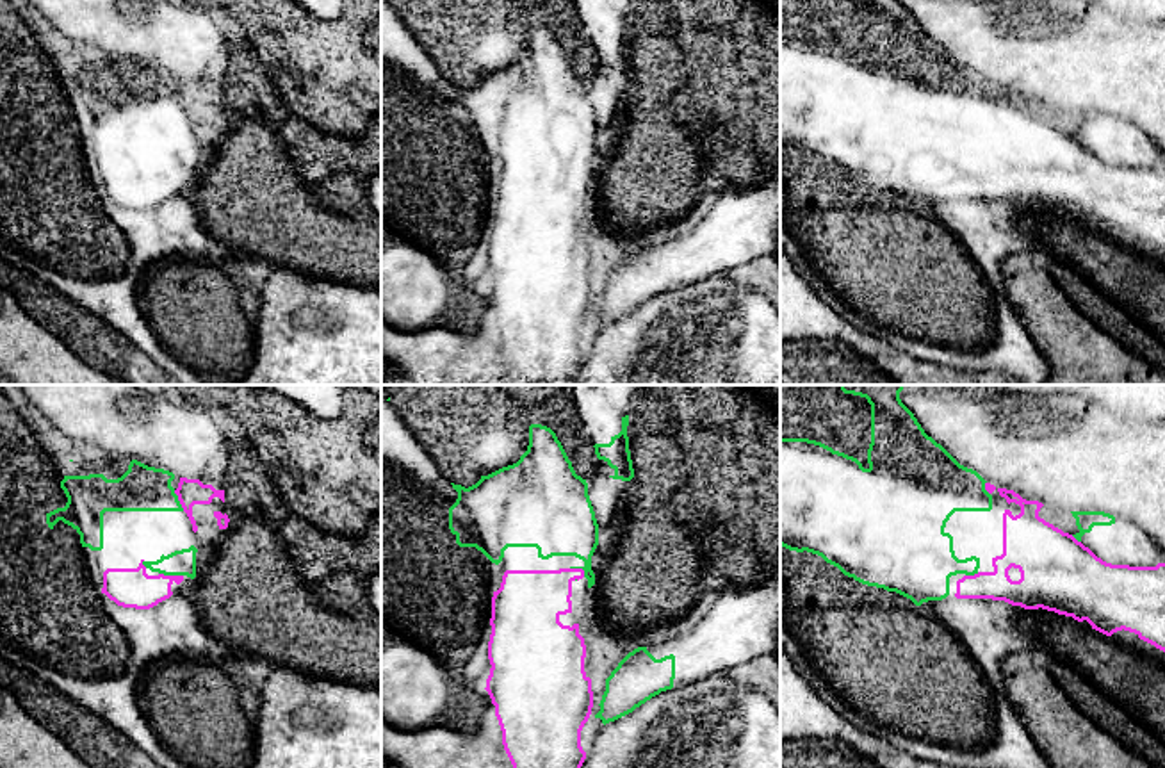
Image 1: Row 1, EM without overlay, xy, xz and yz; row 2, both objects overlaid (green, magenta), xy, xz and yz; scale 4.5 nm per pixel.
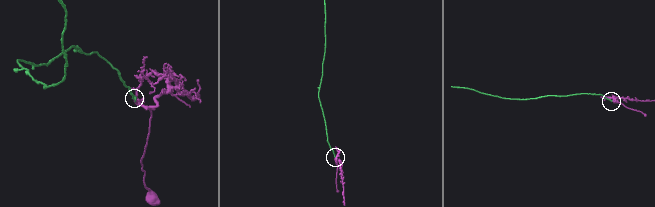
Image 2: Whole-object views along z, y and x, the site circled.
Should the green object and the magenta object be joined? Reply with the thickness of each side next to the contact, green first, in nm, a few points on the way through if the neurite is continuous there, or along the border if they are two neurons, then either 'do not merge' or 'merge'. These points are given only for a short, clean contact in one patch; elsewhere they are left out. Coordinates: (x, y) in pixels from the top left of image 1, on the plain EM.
110/180 nm | merge

